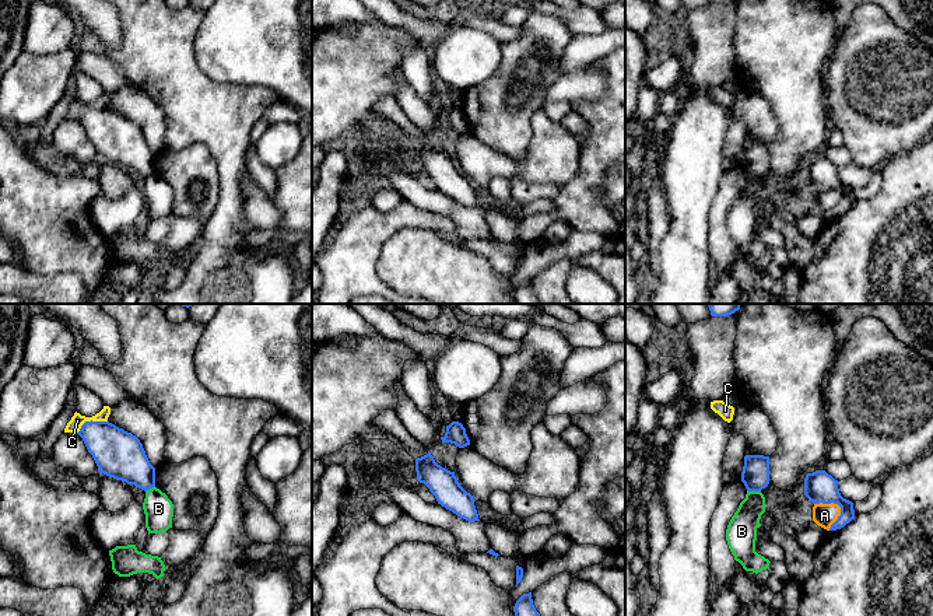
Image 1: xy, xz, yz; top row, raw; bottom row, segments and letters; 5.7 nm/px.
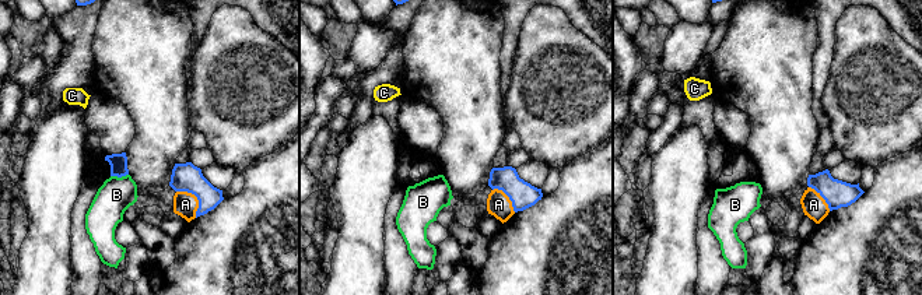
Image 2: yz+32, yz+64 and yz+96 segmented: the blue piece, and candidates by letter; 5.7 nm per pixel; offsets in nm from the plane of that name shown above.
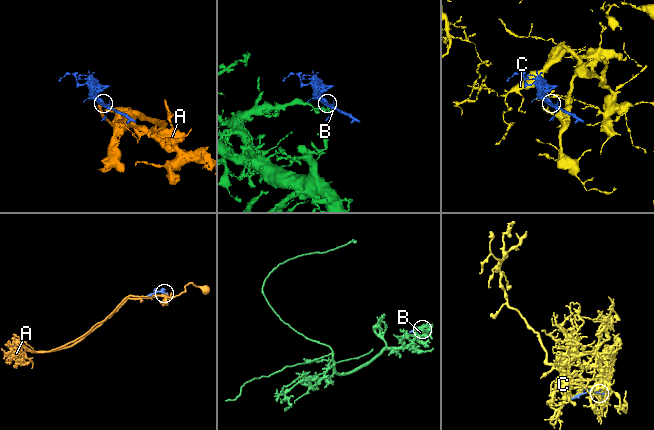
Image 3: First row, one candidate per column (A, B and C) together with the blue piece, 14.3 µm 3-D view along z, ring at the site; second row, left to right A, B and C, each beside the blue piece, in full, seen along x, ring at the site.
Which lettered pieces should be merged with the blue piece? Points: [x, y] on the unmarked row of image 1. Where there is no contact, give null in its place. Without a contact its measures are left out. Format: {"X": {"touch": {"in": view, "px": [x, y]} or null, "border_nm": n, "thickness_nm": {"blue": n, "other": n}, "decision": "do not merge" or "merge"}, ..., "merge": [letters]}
{"A": {"touch": {"in": "yz", "px": [838, 191]}, "border_nm": 180, "thickness_nm": {"blue": 180, "other": 140}, "decision": "do not merge"}, "B": {"touch": {"in": "yz", "px": [754, 177]}, "border_nm": 80, "thickness_nm": {"blue": 160, "other": 180}, "decision": "do not merge"}, "C": {"touch": {"in": "xy", "px": [91, 107]}, "border_nm": 200, "thickness_nm": {"blue": 280, "other": 80}, "decision": "do not merge"}, "merge": []}

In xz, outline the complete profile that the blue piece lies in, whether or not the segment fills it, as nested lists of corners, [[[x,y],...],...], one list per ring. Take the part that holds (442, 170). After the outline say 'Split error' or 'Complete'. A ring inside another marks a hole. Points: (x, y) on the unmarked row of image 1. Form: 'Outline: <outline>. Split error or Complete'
Outline: [[[429,137],[415,146],[415,158],[417,167],[429,175],[438,190],[469,209],[480,207],[473,182],[460,172],[455,158],[435,148]]]. Complete

